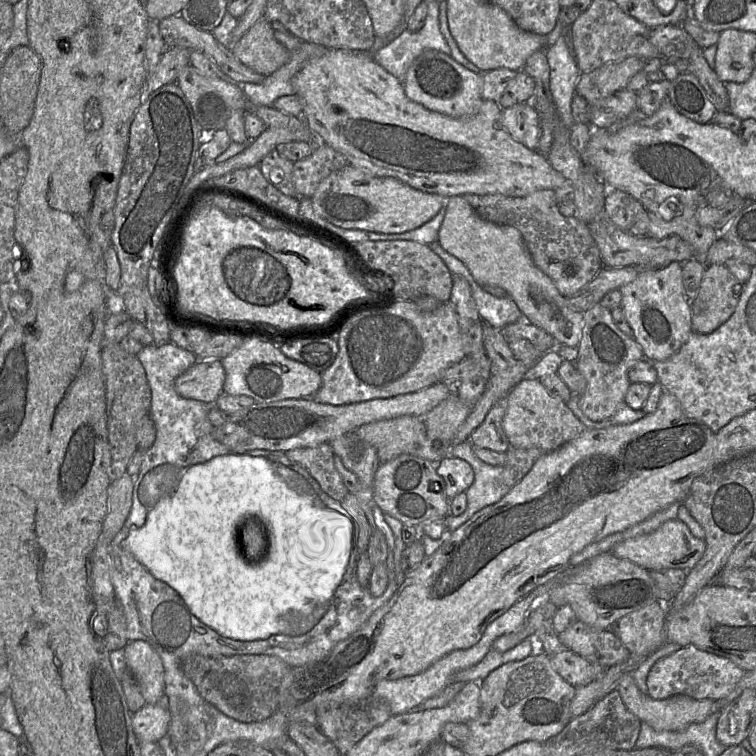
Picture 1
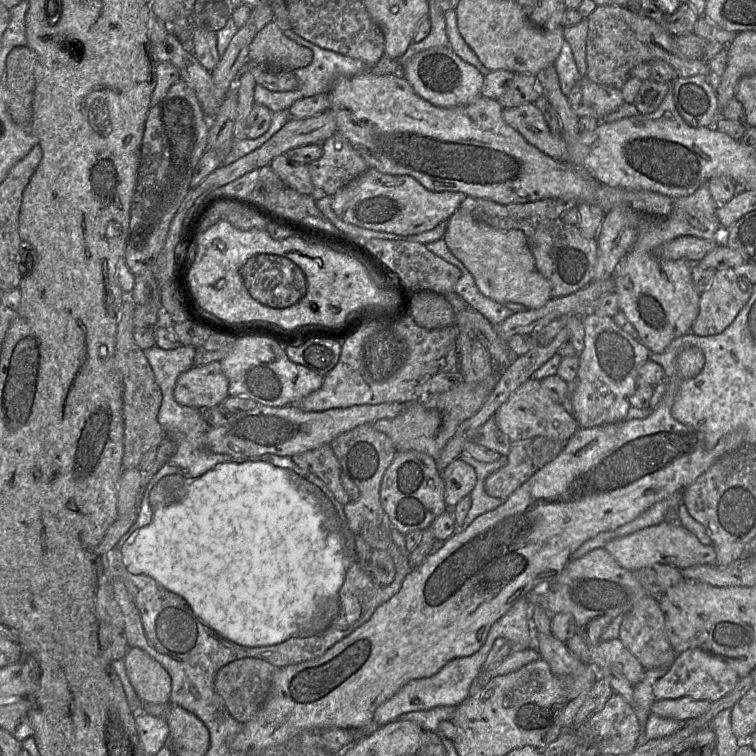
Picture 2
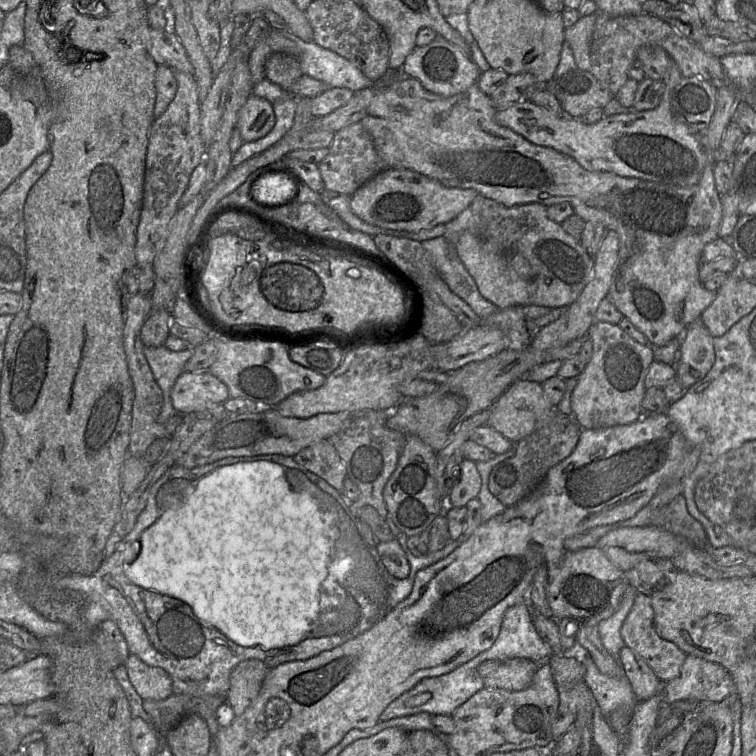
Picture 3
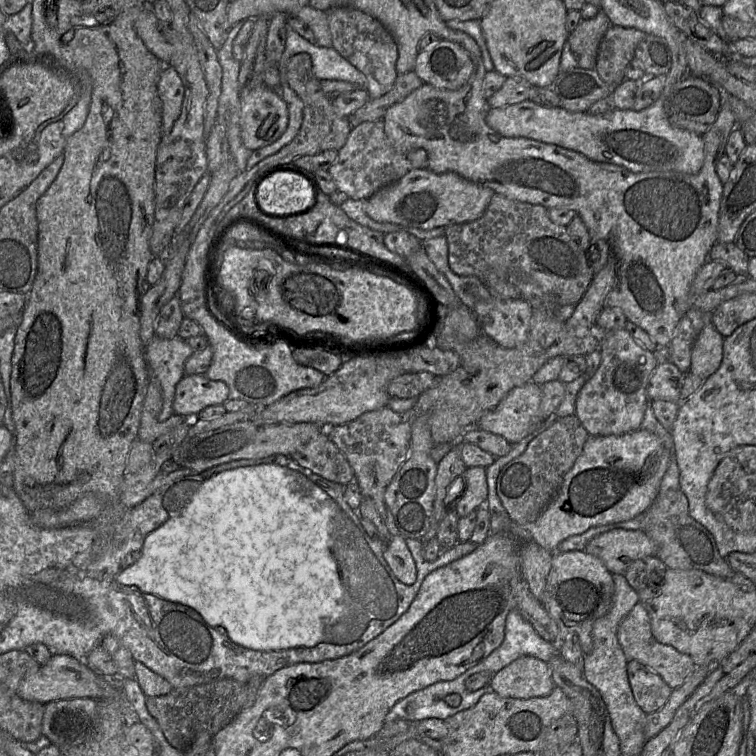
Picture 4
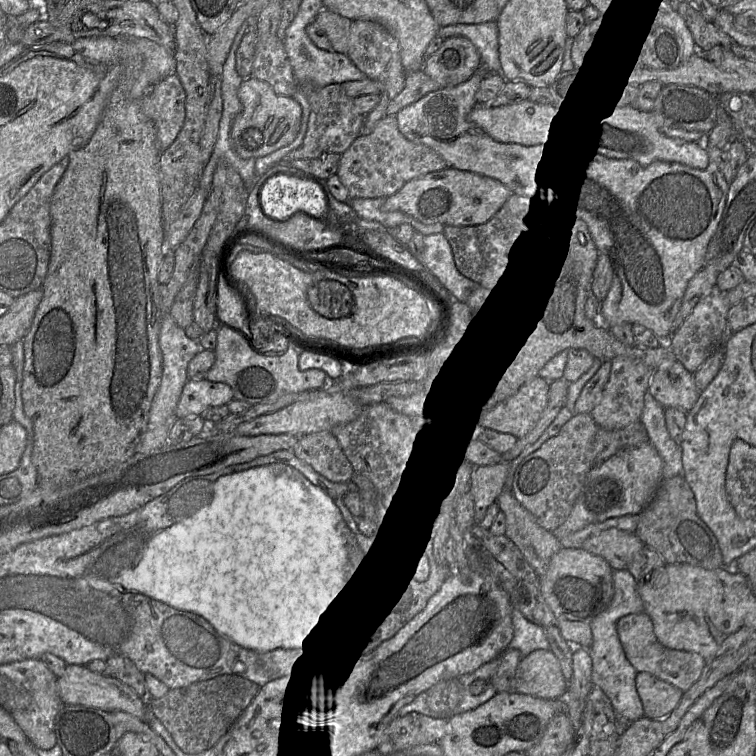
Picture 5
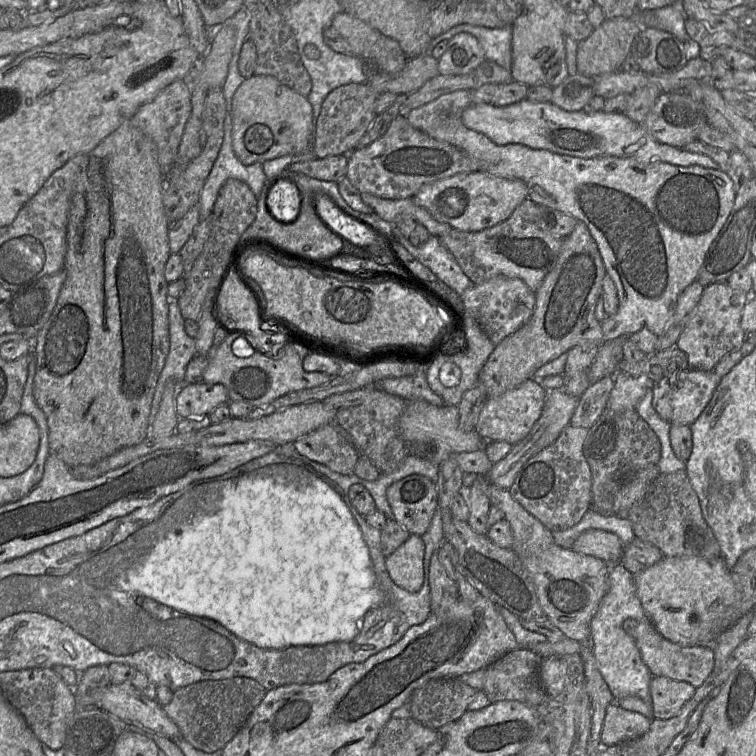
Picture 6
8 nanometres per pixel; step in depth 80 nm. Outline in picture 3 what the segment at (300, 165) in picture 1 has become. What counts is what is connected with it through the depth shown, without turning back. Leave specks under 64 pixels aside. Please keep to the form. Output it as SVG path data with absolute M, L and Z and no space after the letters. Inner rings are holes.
M360 123L336 132L328 151L328 155L317 166L325 189L337 194L351 196L377 174L388 169L378 155L370 134Z

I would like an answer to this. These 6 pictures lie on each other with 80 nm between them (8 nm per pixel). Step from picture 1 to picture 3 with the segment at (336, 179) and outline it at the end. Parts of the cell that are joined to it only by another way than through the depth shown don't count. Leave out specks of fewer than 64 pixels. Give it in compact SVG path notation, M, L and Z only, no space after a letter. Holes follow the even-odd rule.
M386 169L350 196L352 212L367 224L397 231L419 232L446 224L480 194L472 189L446 187L409 169Z

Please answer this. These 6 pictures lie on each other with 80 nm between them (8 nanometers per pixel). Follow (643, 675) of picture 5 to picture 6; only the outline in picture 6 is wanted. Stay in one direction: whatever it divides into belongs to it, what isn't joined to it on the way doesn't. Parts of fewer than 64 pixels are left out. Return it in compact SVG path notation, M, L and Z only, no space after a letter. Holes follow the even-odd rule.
M653 676L650 681L651 707L655 719L676 716L695 694L696 688L684 681Z

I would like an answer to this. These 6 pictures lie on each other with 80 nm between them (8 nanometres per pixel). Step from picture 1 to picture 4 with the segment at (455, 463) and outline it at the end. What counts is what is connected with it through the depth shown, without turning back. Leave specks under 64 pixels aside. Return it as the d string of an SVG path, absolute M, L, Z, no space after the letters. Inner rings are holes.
M483 467L466 468L463 474L464 489L456 499L452 508L460 517L474 512L480 505L485 504L488 495L486 471Z

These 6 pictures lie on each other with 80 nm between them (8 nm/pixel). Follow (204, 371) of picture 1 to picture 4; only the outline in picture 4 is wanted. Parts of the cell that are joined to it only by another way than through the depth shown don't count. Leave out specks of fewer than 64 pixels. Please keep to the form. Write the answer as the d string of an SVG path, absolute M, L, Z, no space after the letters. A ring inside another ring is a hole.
M205 374L185 375L176 386L173 409L185 417L197 417L205 408L223 405L230 398L226 383L210 380Z

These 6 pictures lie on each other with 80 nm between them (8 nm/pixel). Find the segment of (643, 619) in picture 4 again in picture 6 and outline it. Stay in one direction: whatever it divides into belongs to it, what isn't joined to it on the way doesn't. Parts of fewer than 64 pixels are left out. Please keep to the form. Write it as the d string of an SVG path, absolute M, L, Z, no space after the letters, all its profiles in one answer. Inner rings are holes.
M626 619L623 629L635 641L643 662L653 676L665 676L673 680L684 681L695 688L701 686L712 674L715 665L715 652L713 646L686 647L675 644L664 638L649 621Z

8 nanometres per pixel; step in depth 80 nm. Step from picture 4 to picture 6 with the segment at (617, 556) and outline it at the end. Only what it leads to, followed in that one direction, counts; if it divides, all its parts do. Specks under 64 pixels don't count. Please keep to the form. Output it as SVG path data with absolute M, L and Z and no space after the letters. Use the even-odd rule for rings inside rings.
M597 529L583 532L572 547L575 552L602 559L609 567L621 561L624 548L616 534Z

